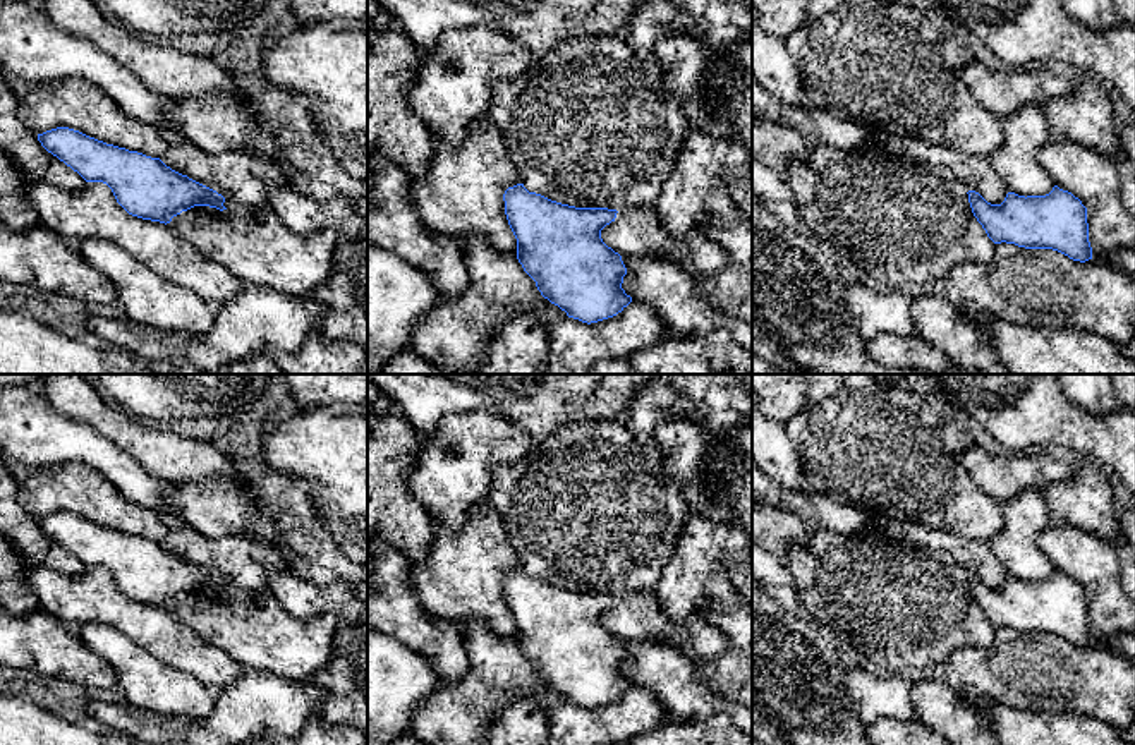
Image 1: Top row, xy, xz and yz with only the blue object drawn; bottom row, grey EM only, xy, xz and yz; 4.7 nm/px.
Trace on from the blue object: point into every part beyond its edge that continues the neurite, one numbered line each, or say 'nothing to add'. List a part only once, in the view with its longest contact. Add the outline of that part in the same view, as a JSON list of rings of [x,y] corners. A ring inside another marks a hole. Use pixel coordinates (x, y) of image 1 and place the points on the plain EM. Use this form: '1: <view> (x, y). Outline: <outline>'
nothing to add

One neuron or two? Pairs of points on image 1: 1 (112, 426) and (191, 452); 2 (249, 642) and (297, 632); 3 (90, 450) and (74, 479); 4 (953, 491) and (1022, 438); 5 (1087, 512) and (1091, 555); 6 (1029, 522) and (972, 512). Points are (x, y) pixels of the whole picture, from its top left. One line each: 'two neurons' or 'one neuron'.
1: one neuron
2: one neuron
3: two neurons
4: two neurons
5: two neurons
6: two neurons

